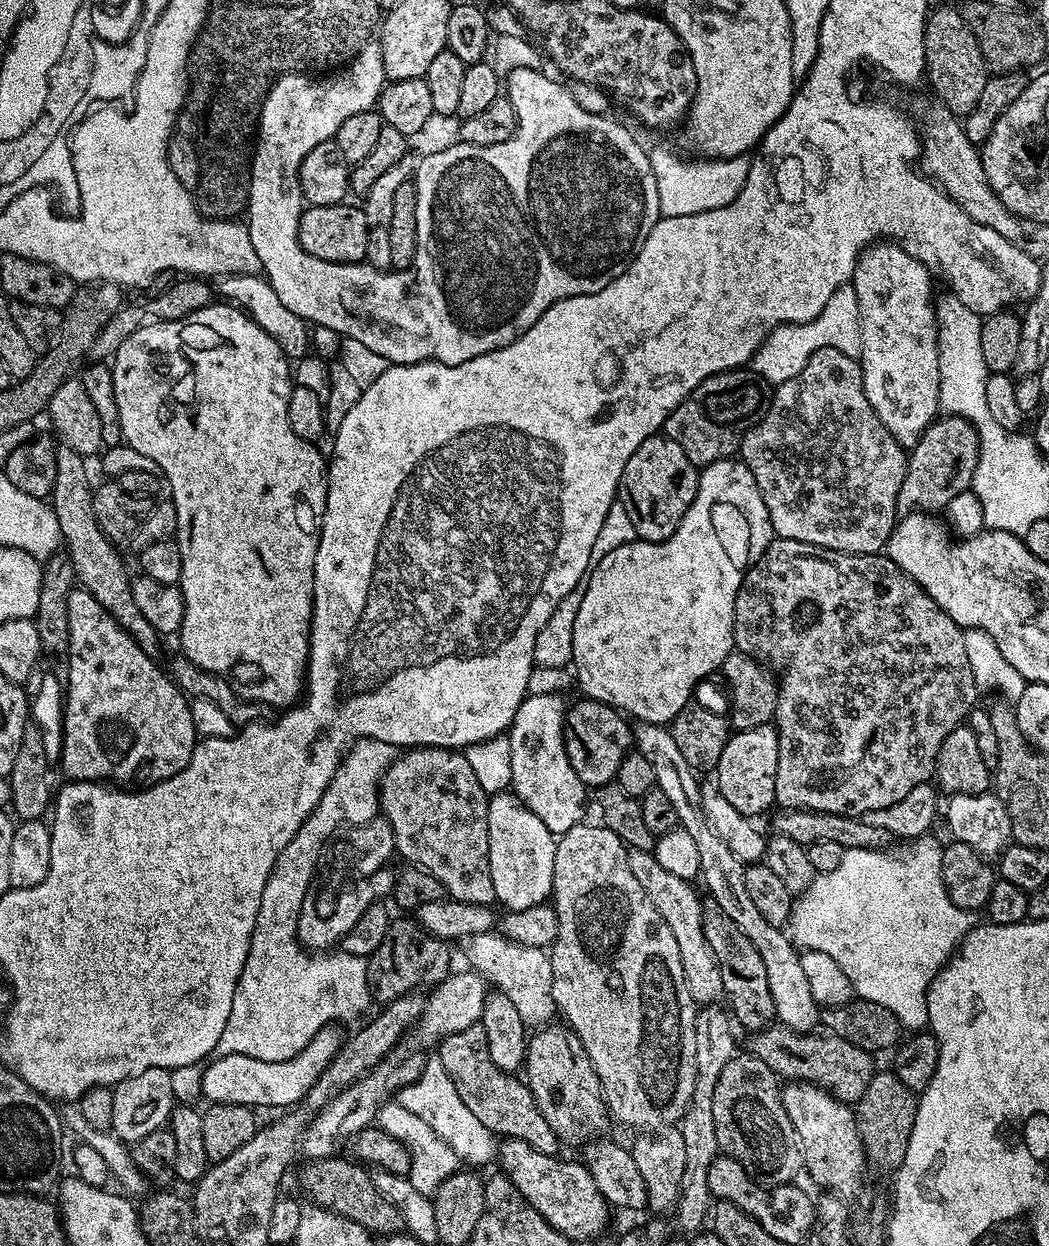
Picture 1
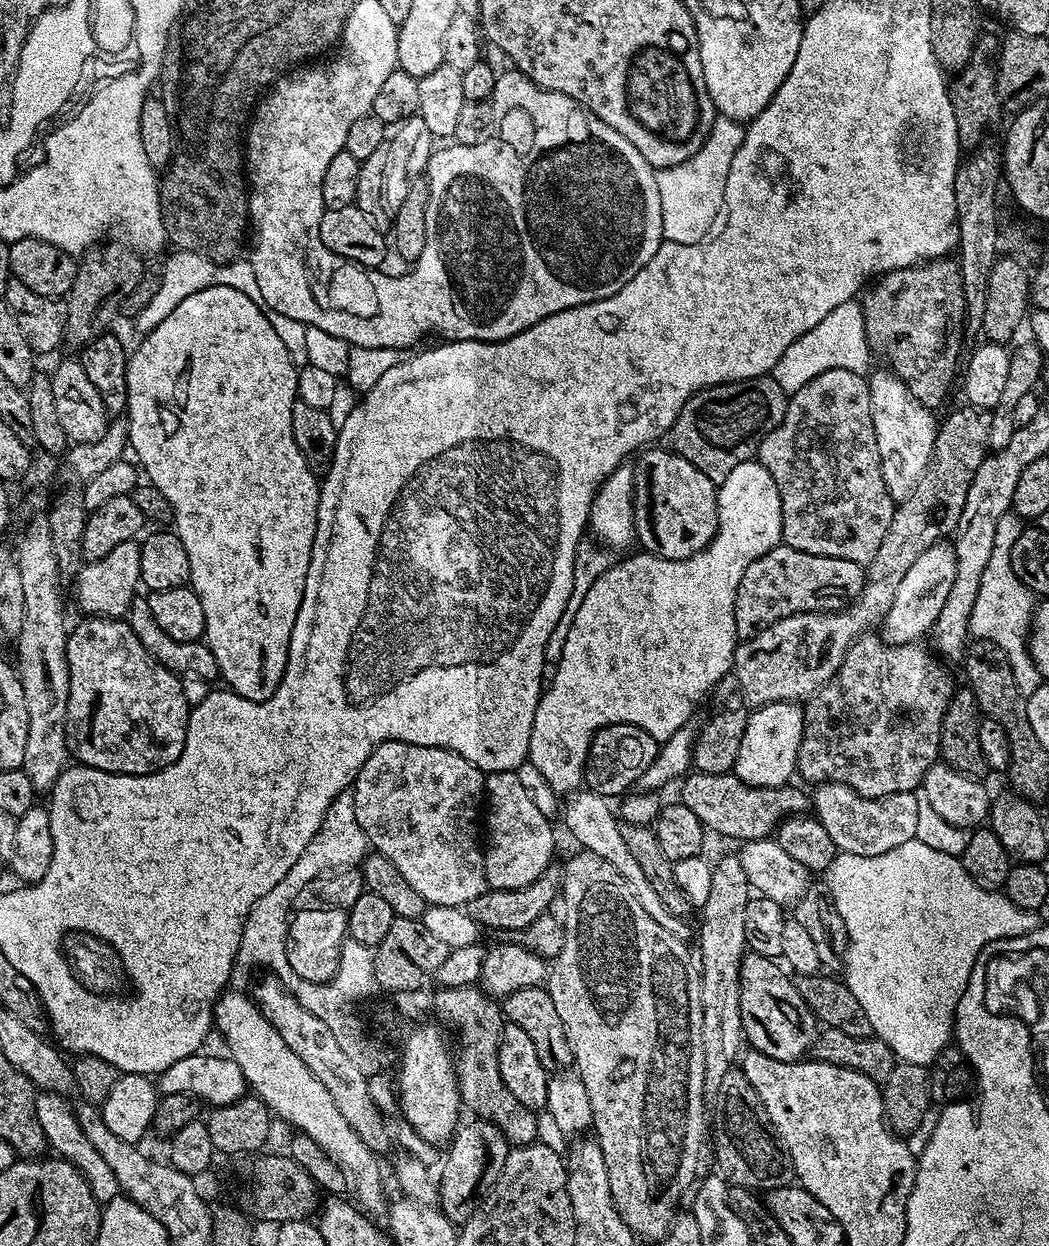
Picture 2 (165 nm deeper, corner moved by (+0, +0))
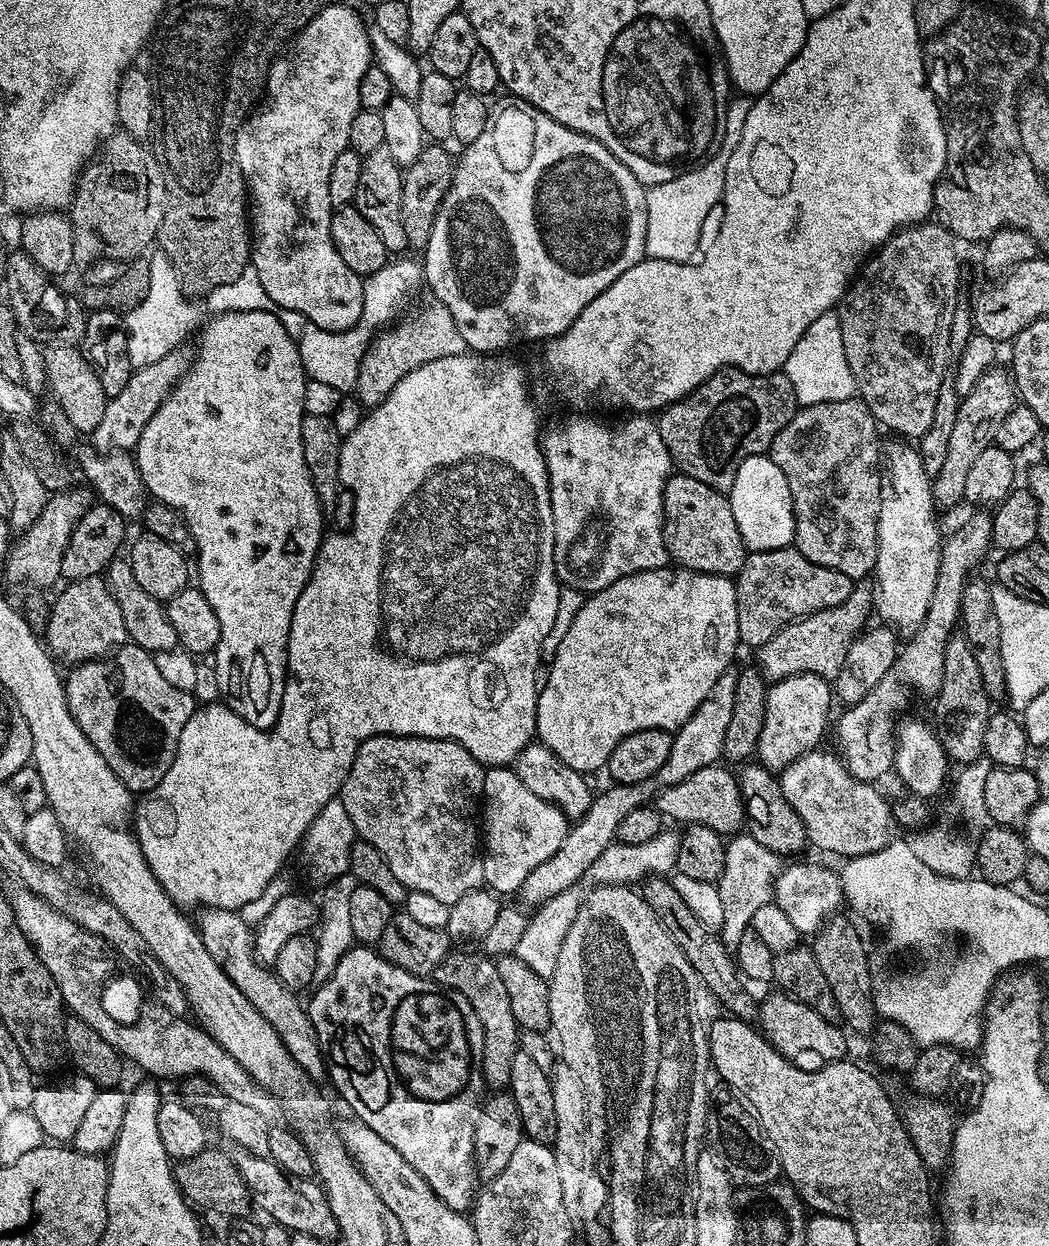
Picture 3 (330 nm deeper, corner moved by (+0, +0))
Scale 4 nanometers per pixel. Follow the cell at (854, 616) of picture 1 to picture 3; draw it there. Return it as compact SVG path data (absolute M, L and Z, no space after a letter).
M792 546L767 548L764 552L749 551L734 577L734 583L740 644L749 650L770 642L780 628L801 616L809 616L846 602L854 587L854 581L846 574L810 562Z

